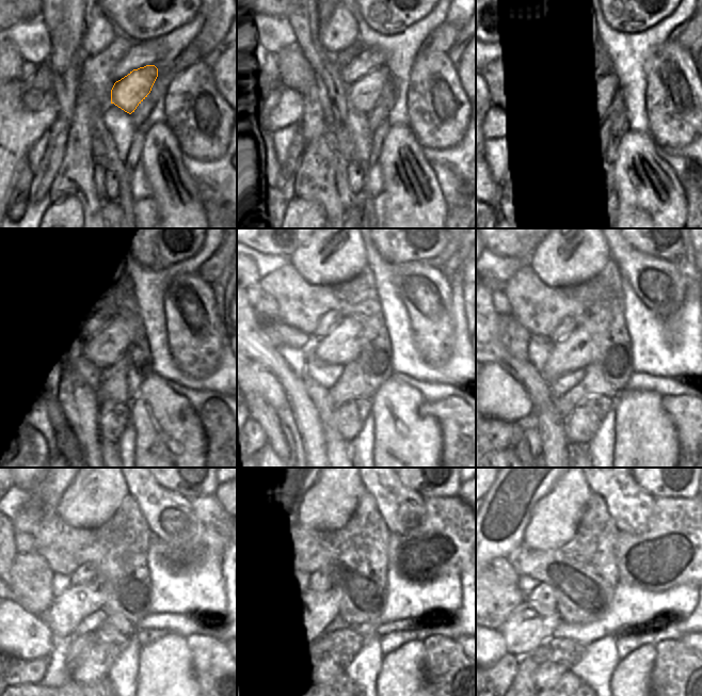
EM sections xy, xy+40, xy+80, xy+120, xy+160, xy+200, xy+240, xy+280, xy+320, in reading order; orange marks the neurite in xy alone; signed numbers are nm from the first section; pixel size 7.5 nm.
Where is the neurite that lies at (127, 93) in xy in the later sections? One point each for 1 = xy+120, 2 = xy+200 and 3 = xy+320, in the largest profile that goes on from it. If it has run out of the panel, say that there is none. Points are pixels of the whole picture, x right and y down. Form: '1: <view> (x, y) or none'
1: xy+120 (105, 345)
2: xy+200 (579, 349)
3: xy+320 (529, 625)

